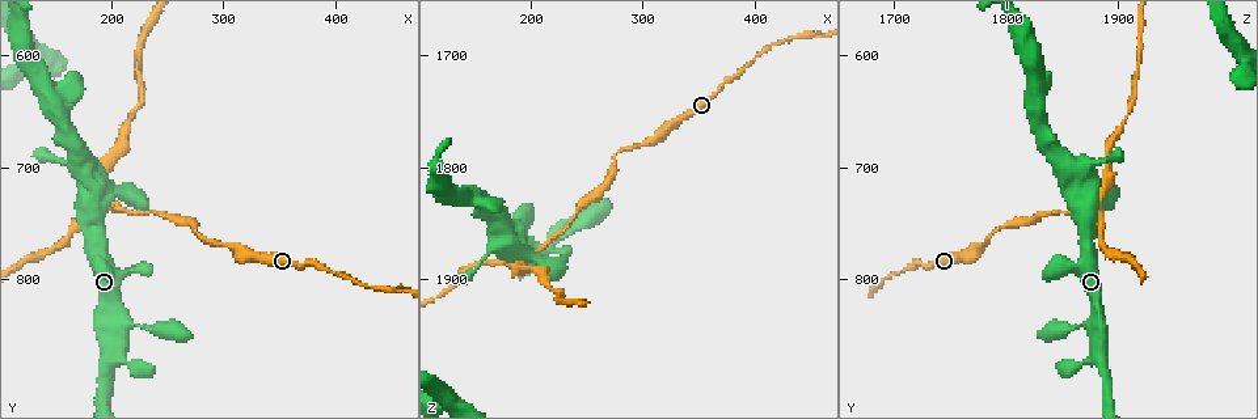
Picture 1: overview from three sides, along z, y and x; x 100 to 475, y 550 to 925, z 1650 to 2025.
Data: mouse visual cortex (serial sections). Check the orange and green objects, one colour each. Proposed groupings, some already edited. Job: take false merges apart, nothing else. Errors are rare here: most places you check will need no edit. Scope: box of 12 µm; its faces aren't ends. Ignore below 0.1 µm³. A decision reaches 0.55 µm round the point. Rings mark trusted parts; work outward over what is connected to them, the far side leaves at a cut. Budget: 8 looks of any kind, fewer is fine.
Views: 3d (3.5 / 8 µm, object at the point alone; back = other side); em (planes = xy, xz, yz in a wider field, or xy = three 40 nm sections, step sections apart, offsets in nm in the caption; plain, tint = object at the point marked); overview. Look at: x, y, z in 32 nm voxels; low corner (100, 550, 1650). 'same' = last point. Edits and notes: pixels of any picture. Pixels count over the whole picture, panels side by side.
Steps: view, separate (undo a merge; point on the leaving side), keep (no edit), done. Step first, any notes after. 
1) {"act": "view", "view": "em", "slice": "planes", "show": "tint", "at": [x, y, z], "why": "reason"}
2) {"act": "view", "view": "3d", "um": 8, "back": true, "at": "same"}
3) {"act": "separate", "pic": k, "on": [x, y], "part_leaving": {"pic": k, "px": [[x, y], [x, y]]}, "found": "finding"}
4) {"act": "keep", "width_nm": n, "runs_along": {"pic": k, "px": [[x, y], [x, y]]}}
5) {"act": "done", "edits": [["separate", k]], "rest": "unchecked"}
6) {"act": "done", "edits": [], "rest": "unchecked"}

{"act": "view", "view": "3d", "um": 8, "back": true, "at": [214, 874, 1868], "why": "thin neck"}

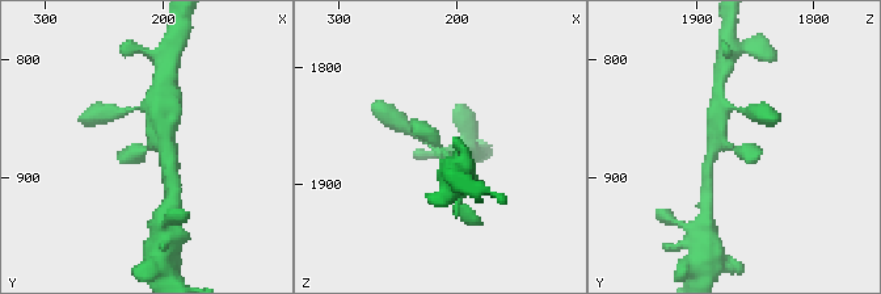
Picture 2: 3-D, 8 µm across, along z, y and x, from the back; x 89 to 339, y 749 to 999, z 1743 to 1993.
{"act": "view", "view": "3d", "um": 3.5, "at": [214, 876, 1866], "why": "zoom in"}

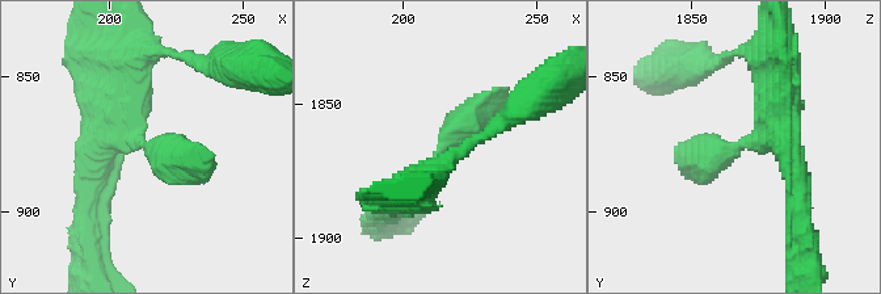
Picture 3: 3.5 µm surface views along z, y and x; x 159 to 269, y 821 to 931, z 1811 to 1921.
{"act": "view", "view": "em", "slice": "xy", "step": 2, "show": "tint", "at": [213, 874, 1868]}

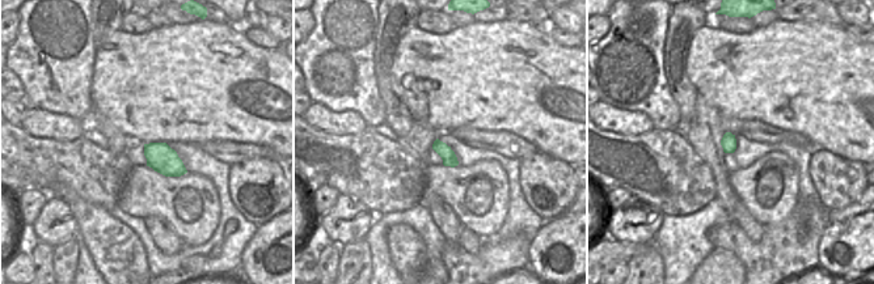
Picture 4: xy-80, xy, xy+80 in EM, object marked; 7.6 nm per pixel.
{"act": "keep", "width_nm": 110, "runs_along": {"pic": 3, "px": [[405, 196], [502, 92]]}, "found": "continuous, no second cell"}

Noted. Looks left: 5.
{"act": "view", "view": "3d", "um": 3.5, "at": [304, 772, 1778], "why": "sudden change in width"}

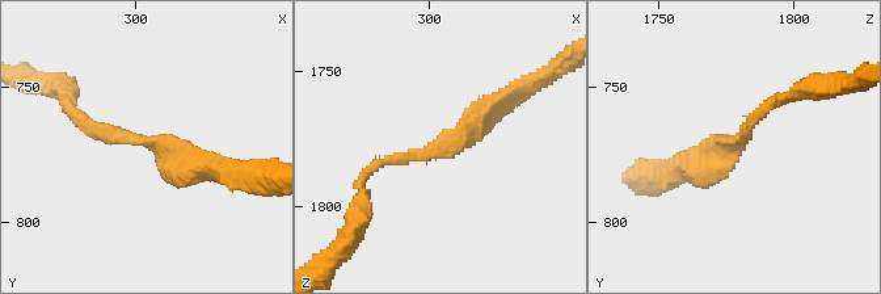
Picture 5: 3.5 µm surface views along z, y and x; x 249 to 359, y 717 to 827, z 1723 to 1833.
{"act": "view", "view": "em", "slice": "xy", "step": 5, "show": "tint", "at": [301, 770, 1780], "arm_widths_nm": [150, 300]}

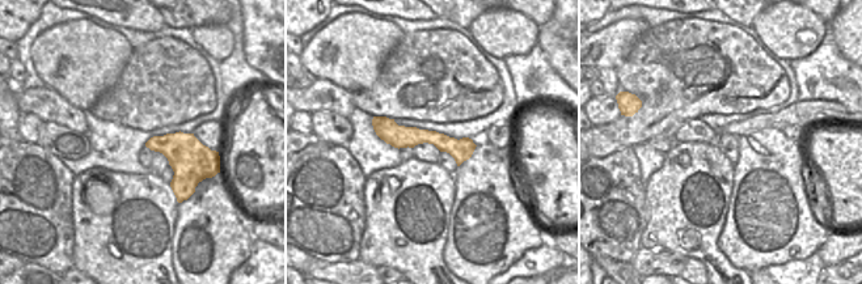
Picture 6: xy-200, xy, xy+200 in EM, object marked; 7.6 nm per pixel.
{"act": "keep", "width_nm": 170, "runs_along": {"pic": 6, "px": [[375, 122], [397, 136], [470, 148]]}, "found": "one cell here"}

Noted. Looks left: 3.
{"act": "view", "view": "3d", "um": 3.5, "at": [248, 740, 1834], "why": "sudden change in width"}

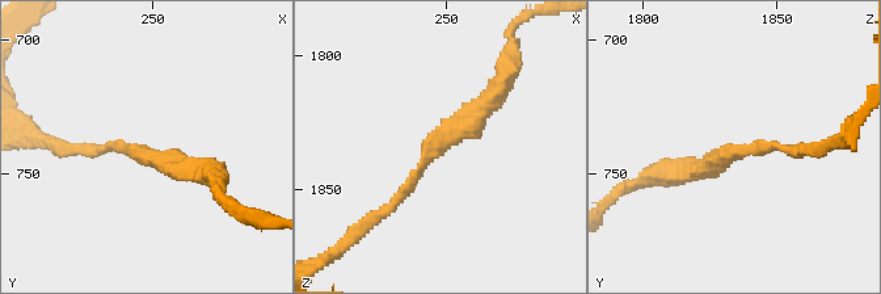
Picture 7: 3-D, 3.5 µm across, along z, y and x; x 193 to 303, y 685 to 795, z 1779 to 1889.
{"act": "view", "view": "em", "slice": "planes", "show": "tint", "at": [248, 743, 1832], "arm_widths_nm": [150, 250]}

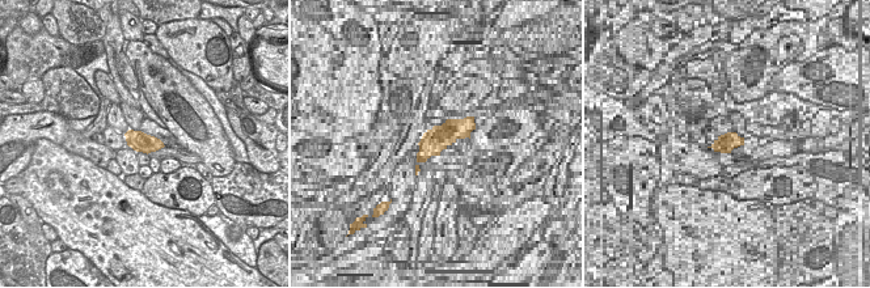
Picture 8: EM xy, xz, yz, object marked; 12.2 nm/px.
{"act": "keep", "runs_along": {"pic": 7, "px": [[500, 84], [435, 145], [387, 208]]}, "found": "continuous, no second cell"}

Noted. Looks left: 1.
{"act": "done", "edits": [], "rest": "unchecked"}

